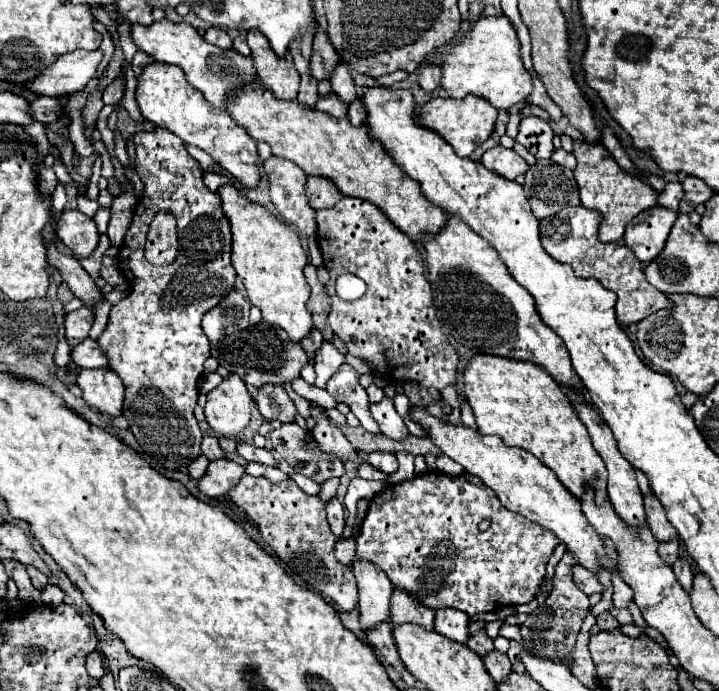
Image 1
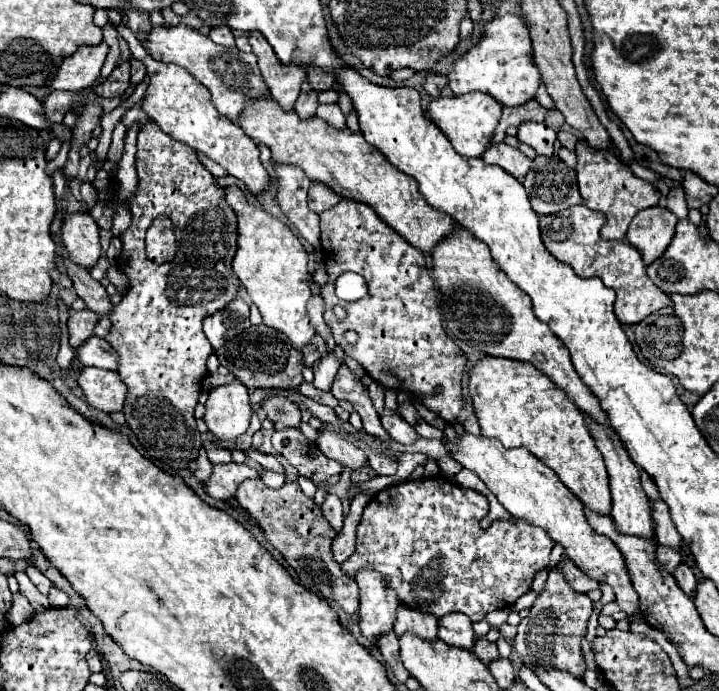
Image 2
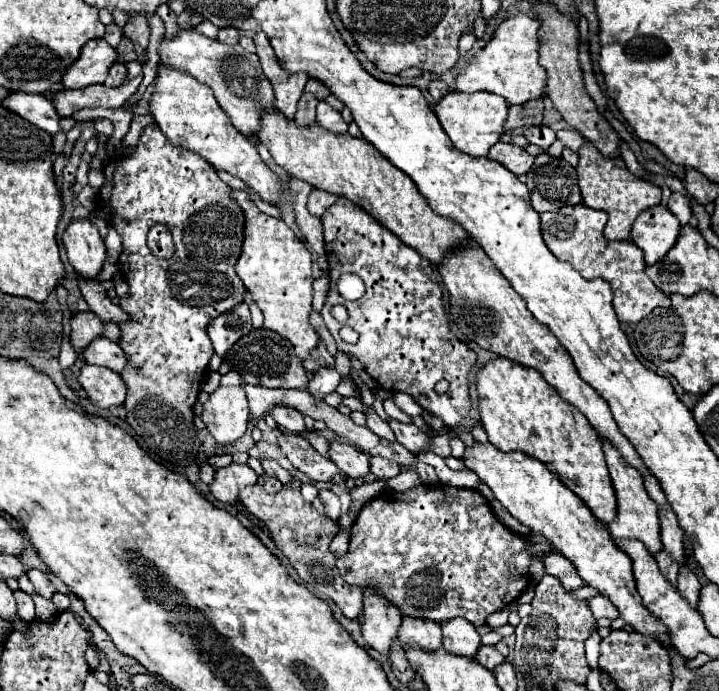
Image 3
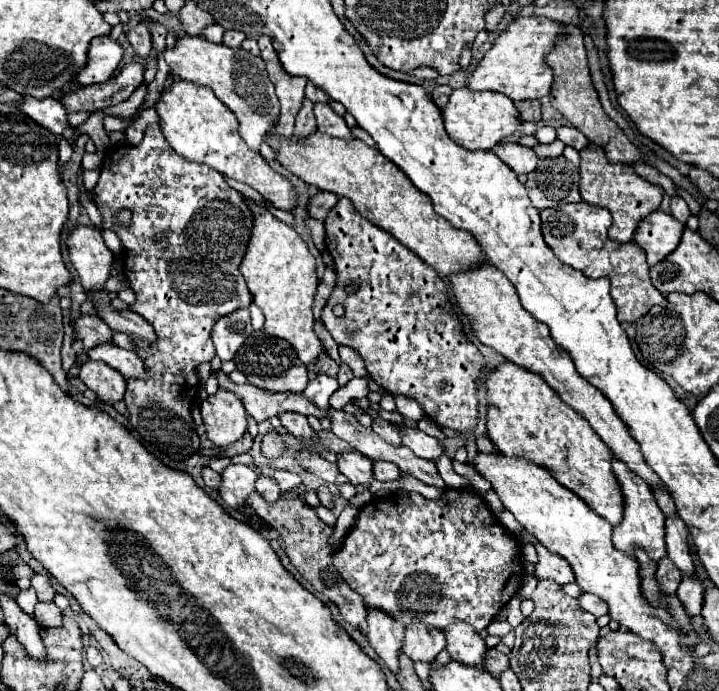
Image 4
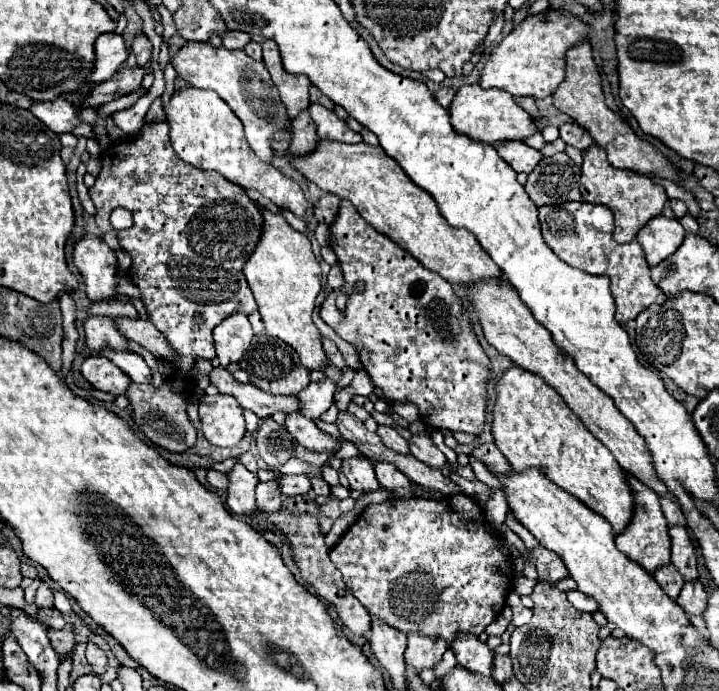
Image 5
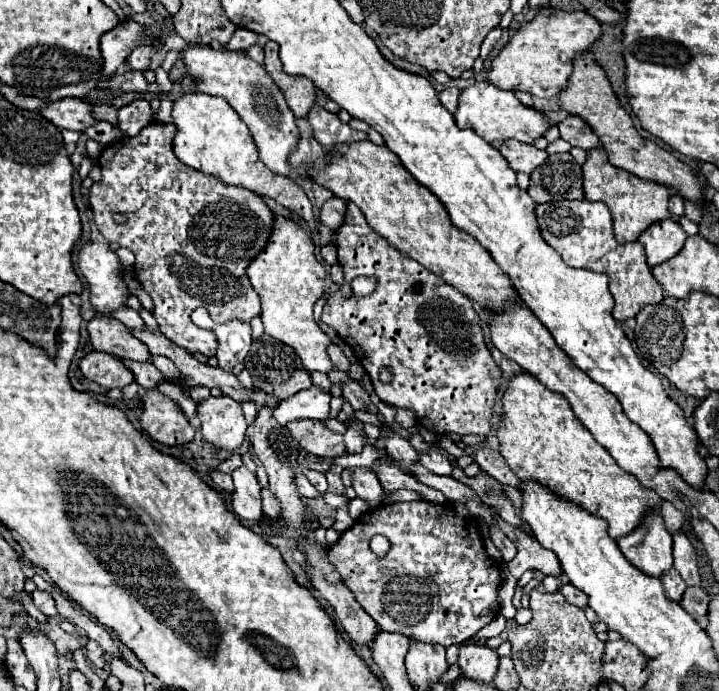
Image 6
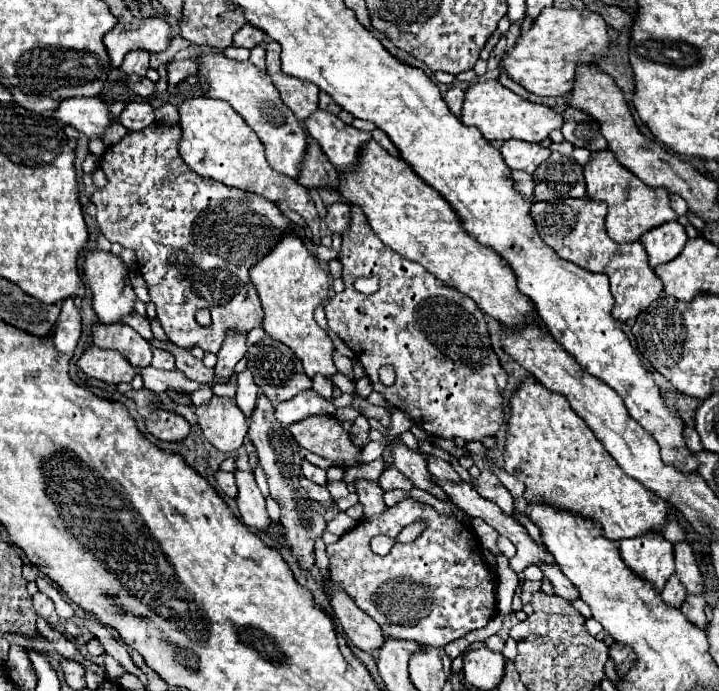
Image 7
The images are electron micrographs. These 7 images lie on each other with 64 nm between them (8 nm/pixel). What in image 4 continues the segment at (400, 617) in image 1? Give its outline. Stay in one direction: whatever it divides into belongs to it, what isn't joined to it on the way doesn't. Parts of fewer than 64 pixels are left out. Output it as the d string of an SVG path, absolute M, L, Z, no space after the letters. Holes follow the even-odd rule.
M410 624L404 634L404 654L412 662L434 662L434 658L446 648L444 634L424 624Z

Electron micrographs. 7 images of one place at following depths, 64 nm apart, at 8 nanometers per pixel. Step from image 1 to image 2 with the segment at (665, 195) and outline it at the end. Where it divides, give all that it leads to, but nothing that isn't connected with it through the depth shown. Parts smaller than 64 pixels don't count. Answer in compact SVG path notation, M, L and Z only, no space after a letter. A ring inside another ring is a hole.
M670 188L670 194L666 198L666 208L672 210L680 220L688 218L688 208L686 208L686 196L682 188Z

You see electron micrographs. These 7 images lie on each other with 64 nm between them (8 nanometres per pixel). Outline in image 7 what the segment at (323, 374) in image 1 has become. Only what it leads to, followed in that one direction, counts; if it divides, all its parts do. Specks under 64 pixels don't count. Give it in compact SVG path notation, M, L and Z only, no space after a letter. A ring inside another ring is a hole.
M314 390L302 392L302 394L294 396L292 400L280 402L276 406L276 418L284 426L290 426L294 422L300 422L302 418L312 416L312 414L328 414L328 416L334 416L334 412L336 412L336 408L330 402L326 402L324 398L320 398Z

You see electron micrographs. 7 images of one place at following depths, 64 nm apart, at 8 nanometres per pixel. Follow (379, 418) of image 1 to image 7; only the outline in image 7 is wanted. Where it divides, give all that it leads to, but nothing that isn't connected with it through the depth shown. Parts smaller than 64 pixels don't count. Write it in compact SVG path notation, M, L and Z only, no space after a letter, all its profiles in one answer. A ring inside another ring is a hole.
M430 458L428 460L428 470L432 472L432 476L436 476L438 480L450 480L454 484L462 482L462 478L458 476L458 472L452 468L450 462L440 460L440 458Z

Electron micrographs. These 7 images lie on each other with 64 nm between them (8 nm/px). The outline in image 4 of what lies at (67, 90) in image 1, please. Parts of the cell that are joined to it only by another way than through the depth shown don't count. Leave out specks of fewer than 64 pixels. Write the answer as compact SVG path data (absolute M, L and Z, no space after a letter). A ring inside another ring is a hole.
M98 36L90 42L90 56L86 68L76 76L82 86L102 84L112 78L124 56L124 48L110 36Z

